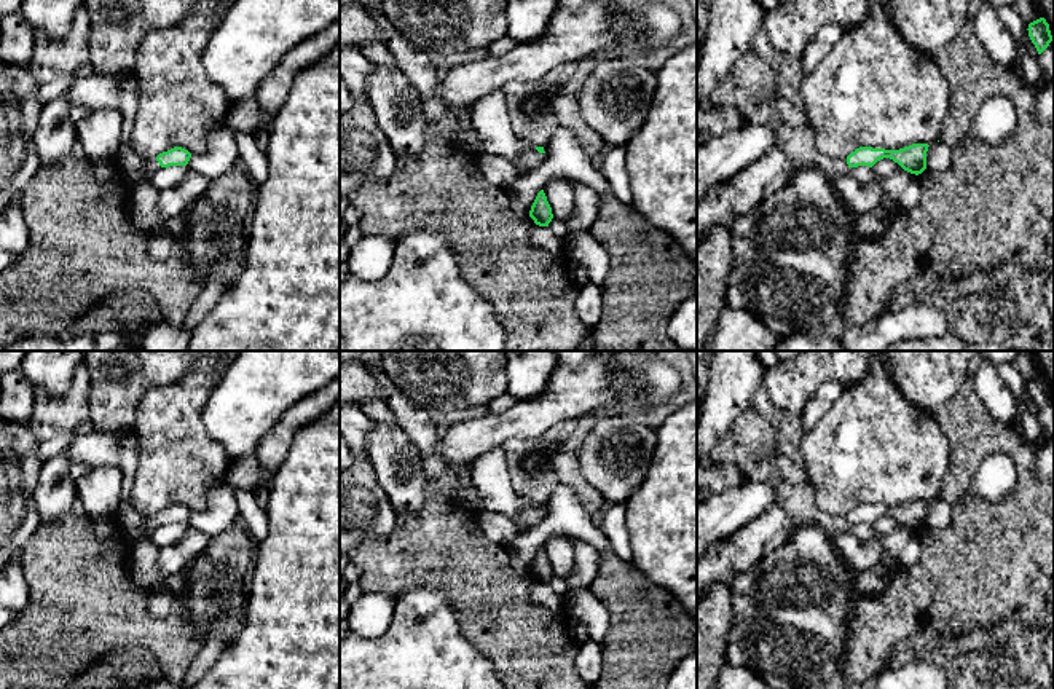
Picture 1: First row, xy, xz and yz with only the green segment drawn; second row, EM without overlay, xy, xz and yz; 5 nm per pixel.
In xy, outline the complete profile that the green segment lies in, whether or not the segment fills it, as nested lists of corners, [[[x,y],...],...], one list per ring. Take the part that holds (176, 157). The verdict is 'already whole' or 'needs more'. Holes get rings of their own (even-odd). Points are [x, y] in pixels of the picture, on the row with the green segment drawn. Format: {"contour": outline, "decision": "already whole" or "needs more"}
{"contour": [[[174,147],[167,152],[159,153],[156,158],[147,159],[147,166],[140,172],[126,174],[131,191],[140,183],[150,182],[151,174],[159,167],[169,166],[187,166],[191,153],[182,147]]], "decision": "needs more"}

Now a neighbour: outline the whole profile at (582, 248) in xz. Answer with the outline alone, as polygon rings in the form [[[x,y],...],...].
[[[590,231],[568,233],[564,254],[580,265],[595,285],[603,285],[609,274],[609,255]]]

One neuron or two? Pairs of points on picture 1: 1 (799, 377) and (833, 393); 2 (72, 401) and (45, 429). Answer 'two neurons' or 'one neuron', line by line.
1: two neurons
2: one neuron

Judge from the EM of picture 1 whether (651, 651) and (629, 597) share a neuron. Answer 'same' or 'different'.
same

